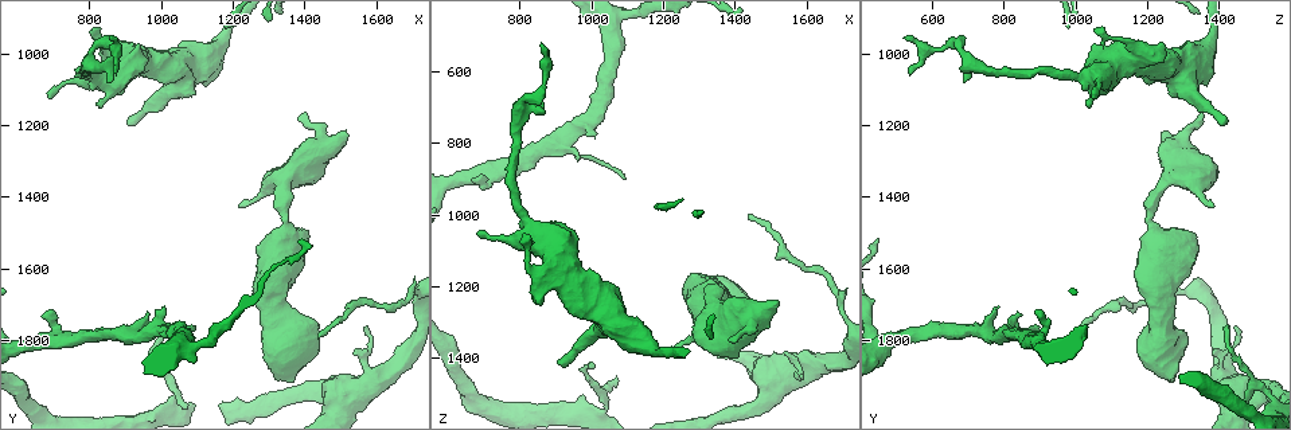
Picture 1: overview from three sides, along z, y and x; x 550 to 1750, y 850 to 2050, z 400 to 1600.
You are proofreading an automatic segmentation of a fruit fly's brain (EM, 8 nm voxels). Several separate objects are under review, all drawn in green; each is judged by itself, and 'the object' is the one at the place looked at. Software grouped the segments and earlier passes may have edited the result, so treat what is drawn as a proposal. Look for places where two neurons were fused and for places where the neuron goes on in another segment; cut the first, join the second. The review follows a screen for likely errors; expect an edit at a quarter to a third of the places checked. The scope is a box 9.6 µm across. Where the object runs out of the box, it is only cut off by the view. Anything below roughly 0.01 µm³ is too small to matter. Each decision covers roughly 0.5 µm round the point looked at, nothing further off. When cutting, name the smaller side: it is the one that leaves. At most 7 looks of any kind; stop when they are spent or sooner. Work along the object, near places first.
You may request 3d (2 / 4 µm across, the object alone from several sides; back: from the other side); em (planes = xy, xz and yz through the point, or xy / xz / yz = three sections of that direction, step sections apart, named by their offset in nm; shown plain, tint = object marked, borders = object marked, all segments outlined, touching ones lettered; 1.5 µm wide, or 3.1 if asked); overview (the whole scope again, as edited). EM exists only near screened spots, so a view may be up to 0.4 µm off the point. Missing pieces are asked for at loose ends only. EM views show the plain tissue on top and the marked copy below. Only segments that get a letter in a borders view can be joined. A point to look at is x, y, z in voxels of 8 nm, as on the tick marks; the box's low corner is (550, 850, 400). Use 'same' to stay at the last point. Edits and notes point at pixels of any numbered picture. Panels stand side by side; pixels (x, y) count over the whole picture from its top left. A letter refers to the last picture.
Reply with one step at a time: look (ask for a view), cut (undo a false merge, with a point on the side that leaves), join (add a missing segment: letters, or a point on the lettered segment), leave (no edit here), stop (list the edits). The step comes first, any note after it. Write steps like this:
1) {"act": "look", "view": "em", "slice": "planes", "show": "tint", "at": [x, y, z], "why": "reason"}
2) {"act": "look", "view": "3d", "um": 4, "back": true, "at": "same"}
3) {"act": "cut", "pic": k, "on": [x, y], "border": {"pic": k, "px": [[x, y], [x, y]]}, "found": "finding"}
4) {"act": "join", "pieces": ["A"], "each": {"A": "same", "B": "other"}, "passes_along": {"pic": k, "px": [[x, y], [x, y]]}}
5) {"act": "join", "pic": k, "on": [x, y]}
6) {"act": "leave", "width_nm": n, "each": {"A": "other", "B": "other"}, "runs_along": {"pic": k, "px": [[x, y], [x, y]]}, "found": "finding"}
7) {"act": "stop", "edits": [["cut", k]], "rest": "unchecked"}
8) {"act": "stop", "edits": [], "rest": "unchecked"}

{"act": "look", "view": "3d", "um": 4, "at": [1580, 1750, 1450], "why": "tapers out"}

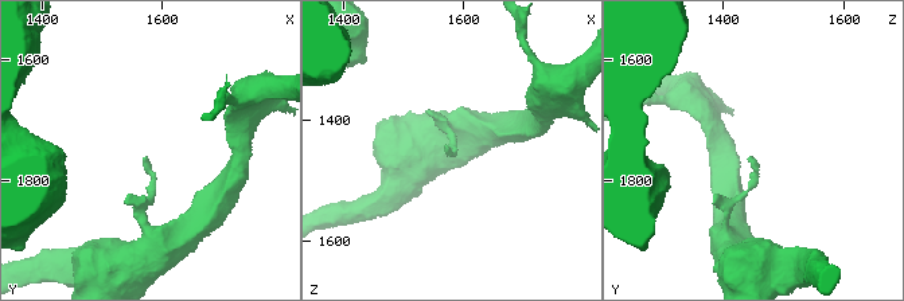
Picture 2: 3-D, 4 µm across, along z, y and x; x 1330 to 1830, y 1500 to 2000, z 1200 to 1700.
{"act": "look", "view": "em", "slice": "yz", "step": 4, "show": "tint", "at": [1570, 1755, 1445], "why": "now the EM"}

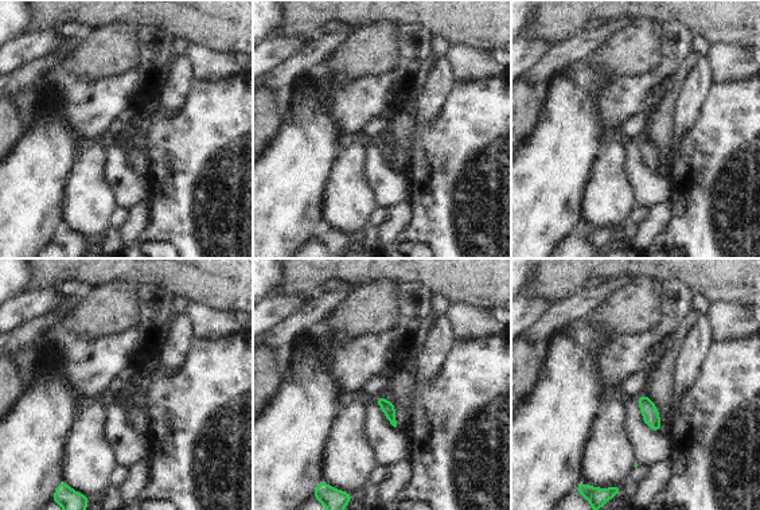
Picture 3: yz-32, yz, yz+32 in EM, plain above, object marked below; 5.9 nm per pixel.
{"act": "look", "view": "em", "slice": "planes", "show": "borders", "at": "same"}

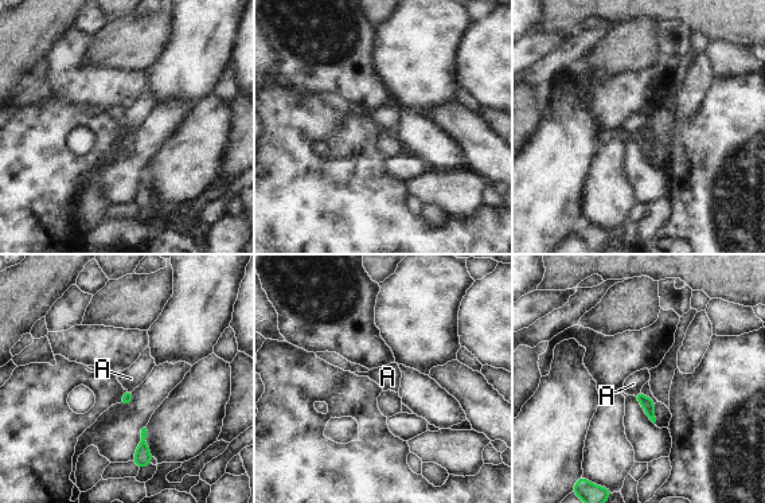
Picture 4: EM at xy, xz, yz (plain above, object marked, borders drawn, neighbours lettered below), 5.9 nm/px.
{"act": "leave", "width_nm": 70, "each": {"A": "other"}, "found": "no lettered segment goes on from it"}

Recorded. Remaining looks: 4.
{"act": "look", "view": "3d", "um": 2, "at": [1510, 1210, 1250], "why": "stops while still wide"}

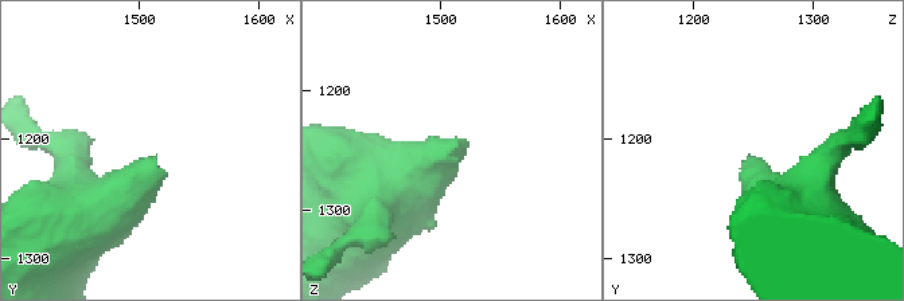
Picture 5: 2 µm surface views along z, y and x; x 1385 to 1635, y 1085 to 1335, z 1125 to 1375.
{"act": "look", "view": "em", "slice": "planes", "show": "borders", "at": [1514, 1212, 1248], "why": "shape alone is not enough"}

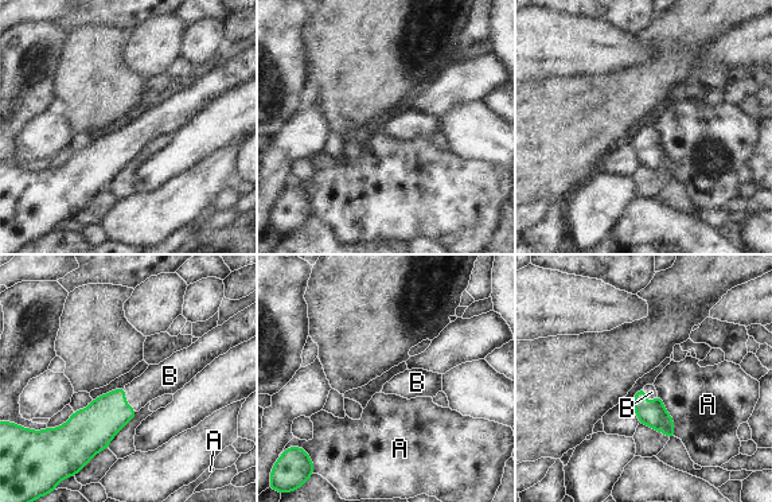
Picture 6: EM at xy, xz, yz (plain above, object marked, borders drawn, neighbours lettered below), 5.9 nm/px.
{"act": "join", "pieces": ["B"], "each": {"A": "other", "B": "same"}, "passes_along": {"pic": 6, "px": [[655, 416], [644, 397], [651, 392]]}, "found": "it goes on there"}

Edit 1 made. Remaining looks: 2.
{"act": "look", "view": "overview"}

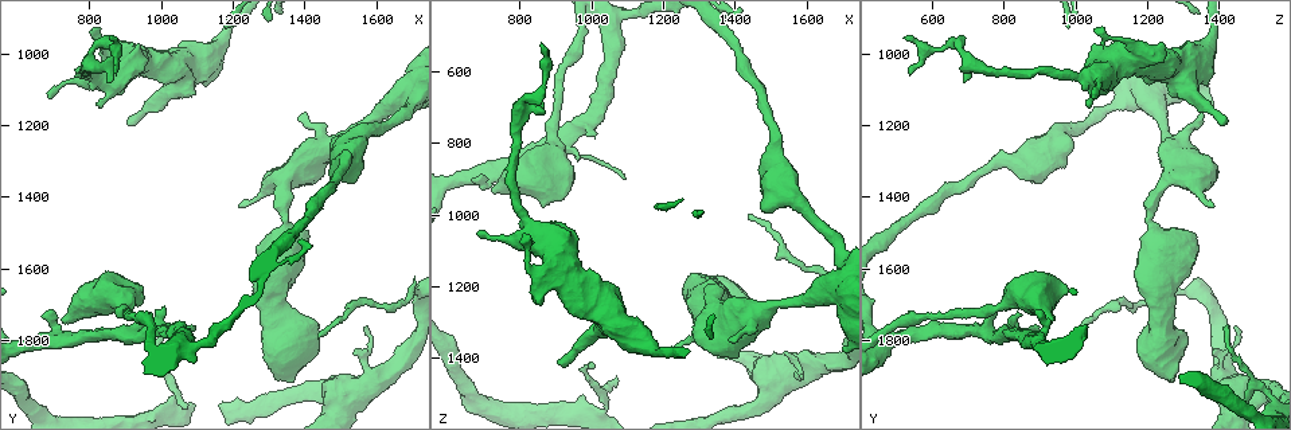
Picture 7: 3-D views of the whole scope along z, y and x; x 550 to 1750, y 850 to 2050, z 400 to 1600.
{"act": "look", "view": "em", "um": 3.1, "slice": "planes", "show": "borders", "at": [1350, 1470, 1210], "why": "thick turns thin"}

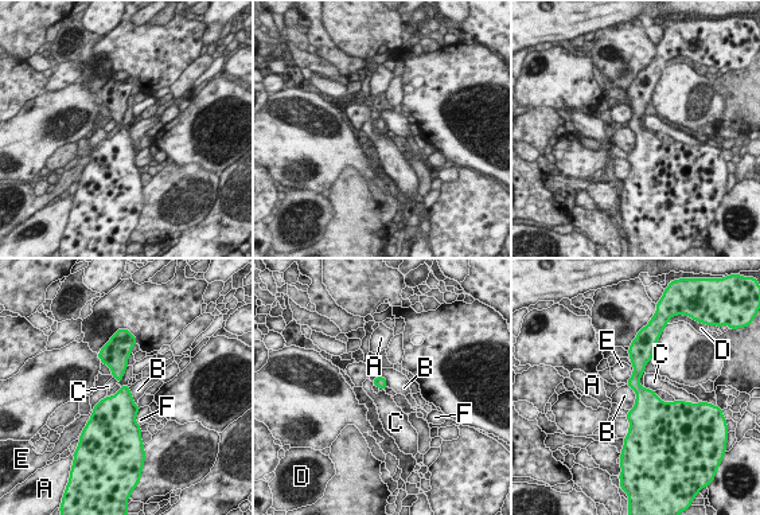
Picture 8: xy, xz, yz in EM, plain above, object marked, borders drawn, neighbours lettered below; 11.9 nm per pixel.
{"act": "leave", "width_nm": 130, "each": {"A": "other", "B": "other", "C": "other", "D": "other", "E": "other", "F": "other"}, "border": {"pic": 8, "px": [[644, 386], [654, 391]]}, "found": "continuous, no second neuron"}

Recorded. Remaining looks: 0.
{"act": "stop", "edits": [["join", 6]], "rest": "unchecked"}

